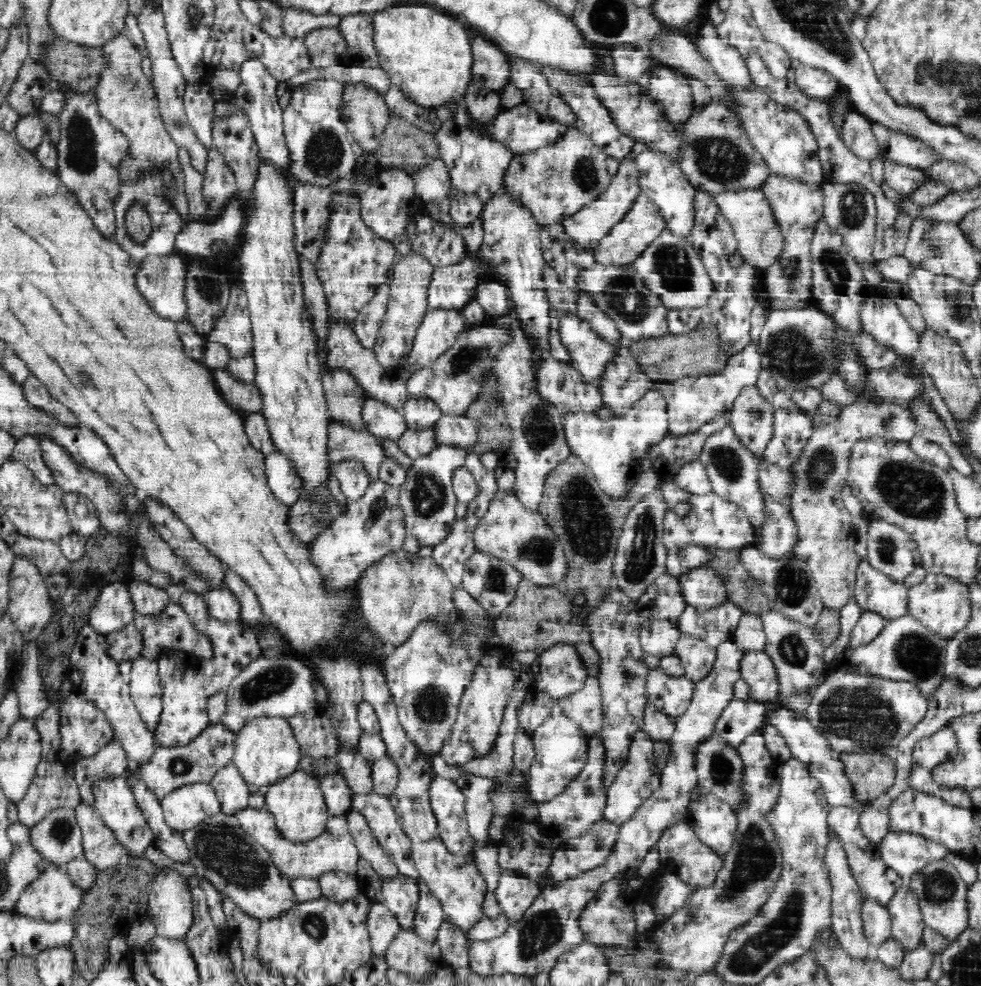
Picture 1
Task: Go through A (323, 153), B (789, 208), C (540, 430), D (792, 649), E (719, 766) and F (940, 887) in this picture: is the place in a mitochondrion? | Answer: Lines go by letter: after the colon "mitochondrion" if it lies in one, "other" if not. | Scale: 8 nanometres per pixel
A: mitochondrion
B: other
C: mitochondrion
D: mitochondrion
E: mitochondrion
F: mitochondrion

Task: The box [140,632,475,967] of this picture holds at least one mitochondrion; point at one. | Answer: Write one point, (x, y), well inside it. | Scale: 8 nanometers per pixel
(222, 848)

